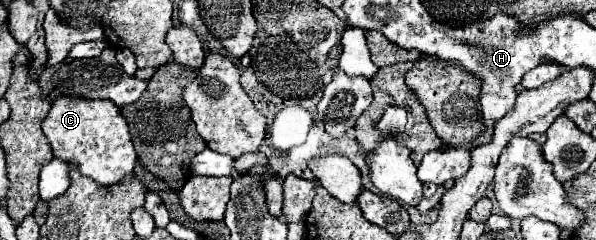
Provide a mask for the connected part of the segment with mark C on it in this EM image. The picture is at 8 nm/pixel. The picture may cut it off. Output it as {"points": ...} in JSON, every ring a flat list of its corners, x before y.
{"points":[[60,96,52,102,48,116,42,122,44,136,52,146,52,154,62,162,78,164,80,172,100,186,114,186,136,166,136,152,128,132,128,122,120,108,110,100,90,100]]}

